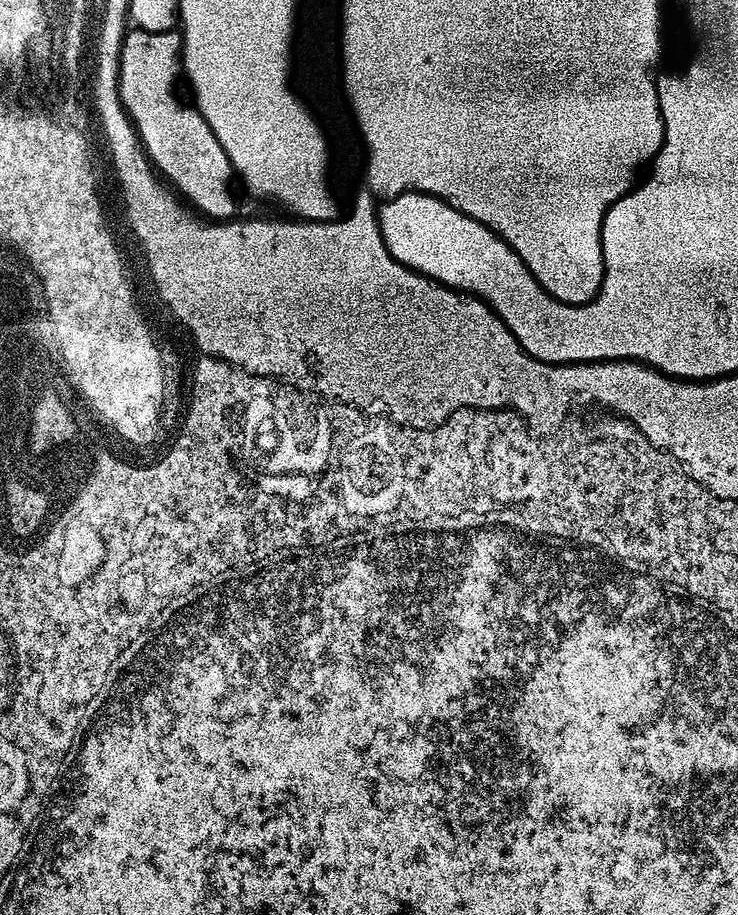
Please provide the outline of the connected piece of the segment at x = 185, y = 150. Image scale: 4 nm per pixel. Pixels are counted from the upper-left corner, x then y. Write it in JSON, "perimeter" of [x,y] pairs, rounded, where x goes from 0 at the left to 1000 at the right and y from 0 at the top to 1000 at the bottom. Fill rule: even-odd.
{"perimeter":[[[203,85],[203,96],[164,95],[163,107],[179,137],[190,148],[190,156],[206,183],[213,186],[233,183],[232,204],[251,224],[287,240],[309,240],[321,235],[314,215],[317,189],[295,151],[285,142],[270,121],[248,118],[233,102],[234,87]]]}

